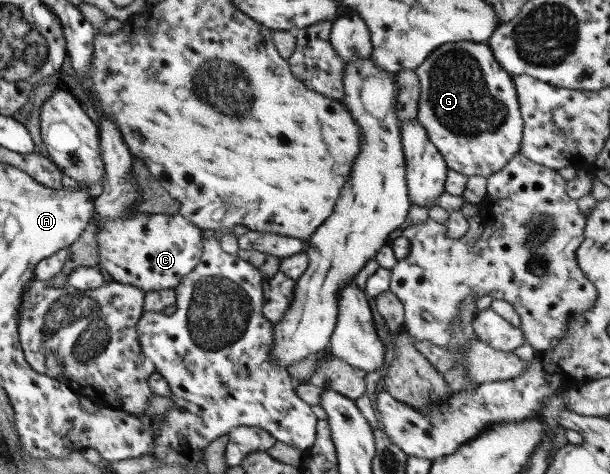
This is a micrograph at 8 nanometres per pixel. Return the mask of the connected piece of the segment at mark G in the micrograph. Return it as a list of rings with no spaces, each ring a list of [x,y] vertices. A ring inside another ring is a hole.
[[[458,41],[443,43],[413,69],[419,82],[416,118],[423,126],[427,140],[443,156],[444,163],[461,175],[489,175],[501,170],[519,151],[522,137],[517,95],[512,76],[495,61],[490,47],[483,42]]]

